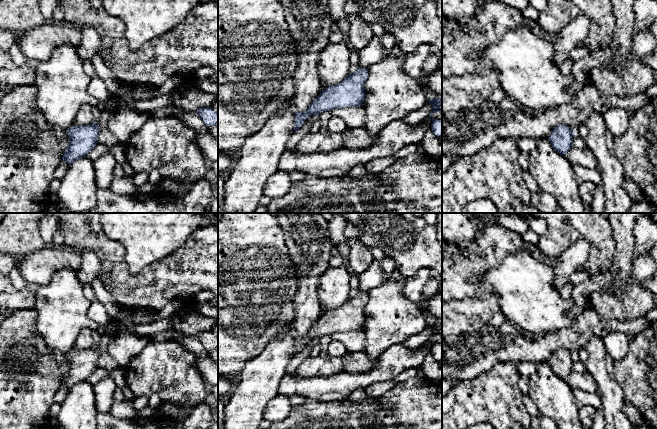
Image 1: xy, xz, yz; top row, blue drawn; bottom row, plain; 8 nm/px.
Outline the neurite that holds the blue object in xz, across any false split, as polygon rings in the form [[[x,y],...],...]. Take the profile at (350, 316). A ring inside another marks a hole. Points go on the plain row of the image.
[[[358,292],[341,307],[322,314],[306,335],[295,337],[294,355],[297,355],[311,339],[318,341],[324,335],[362,330],[366,321],[364,308],[368,299],[368,293]]]

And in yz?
[[[561,348],[552,354],[549,364],[554,374],[564,380],[572,372],[574,359],[574,354],[564,348]]]

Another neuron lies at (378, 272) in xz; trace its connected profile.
[[[385,257],[381,260],[374,259],[368,268],[361,274],[359,292],[369,293],[372,289],[385,283],[397,269],[395,260]]]

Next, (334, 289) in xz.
[[[343,265],[329,267],[320,277],[319,301],[321,315],[341,307],[350,298],[349,281],[351,274]]]

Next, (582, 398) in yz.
[[[573,388],[573,397],[579,408],[582,406],[591,405],[596,409],[600,409],[602,406],[601,395],[597,391],[588,392]]]

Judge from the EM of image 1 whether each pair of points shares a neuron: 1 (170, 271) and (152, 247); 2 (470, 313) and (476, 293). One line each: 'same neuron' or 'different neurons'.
1: different neurons
2: different neurons

